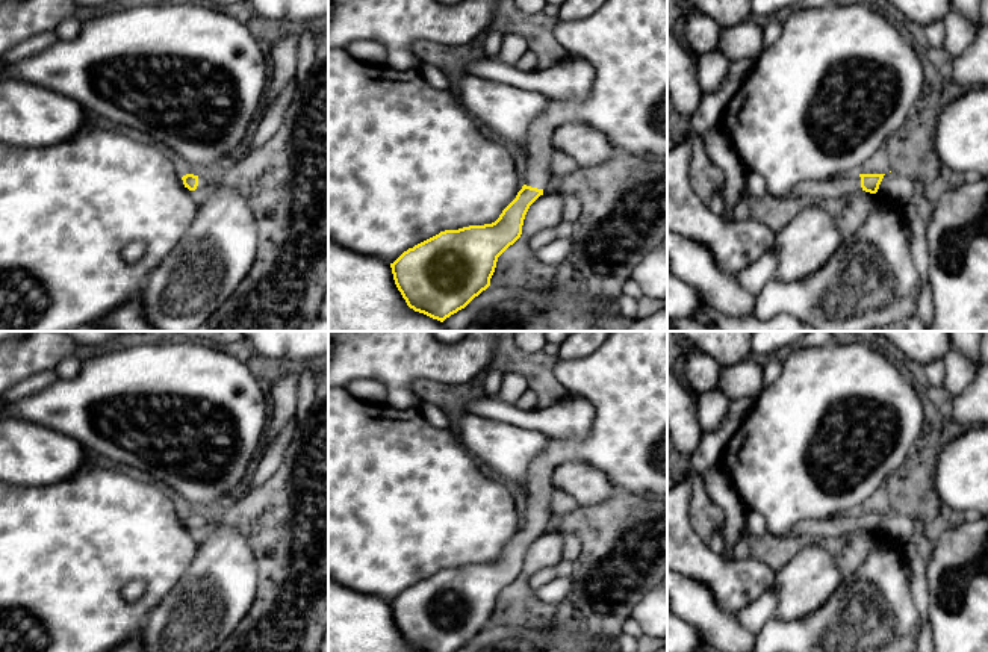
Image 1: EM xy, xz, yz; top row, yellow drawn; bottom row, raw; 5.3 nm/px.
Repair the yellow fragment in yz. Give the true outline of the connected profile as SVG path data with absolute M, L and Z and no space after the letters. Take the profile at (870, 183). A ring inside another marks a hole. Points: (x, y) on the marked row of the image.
M849 174L829 180L802 182L784 198L808 197L823 200L847 200L862 191L876 194L885 174Z

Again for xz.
M607 0L595 14L576 21L557 20L557 41L595 68L592 91L581 100L549 100L537 116L525 147L527 182L492 224L445 230L404 251L392 274L407 306L443 322L490 286L498 257L522 234L530 206L552 179L551 138L564 123L584 123L601 130L623 154L667 156L667 0Z

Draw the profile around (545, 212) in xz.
M558 194L540 195L528 209L522 234L527 238L534 236L548 228L555 228L561 219L563 200Z

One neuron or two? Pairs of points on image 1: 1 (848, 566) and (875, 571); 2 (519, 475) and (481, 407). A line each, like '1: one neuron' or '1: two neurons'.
1: two neurons
2: two neurons

